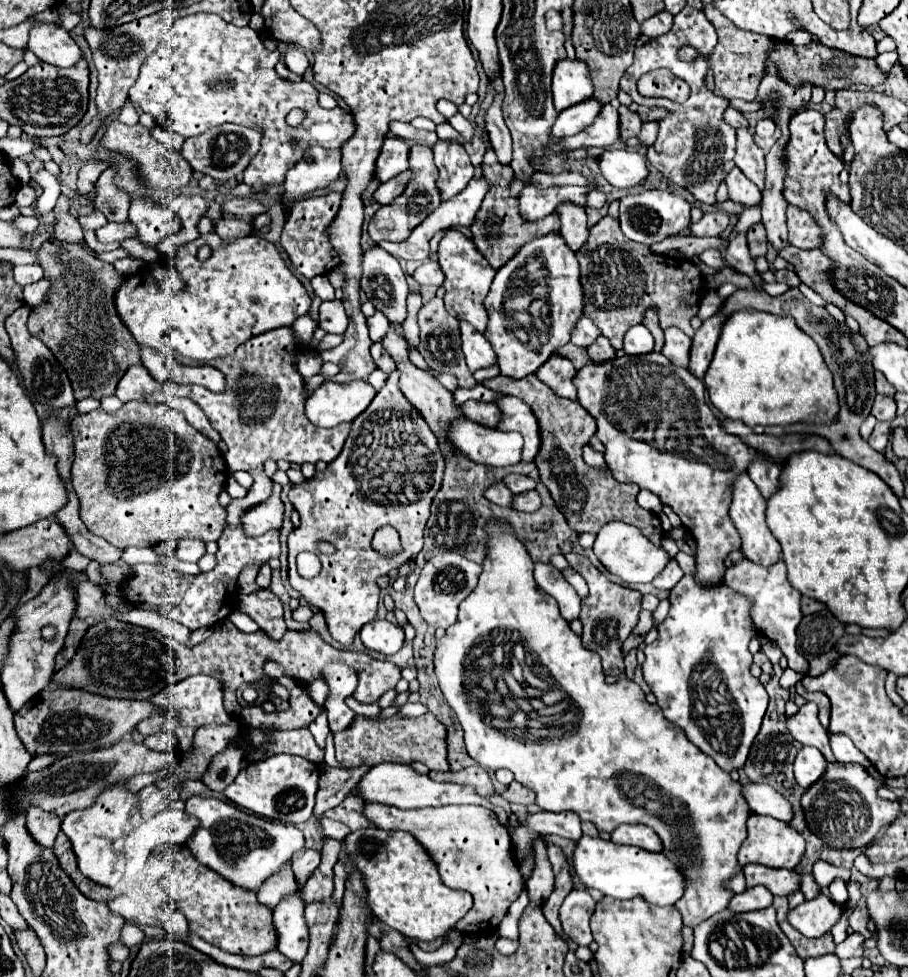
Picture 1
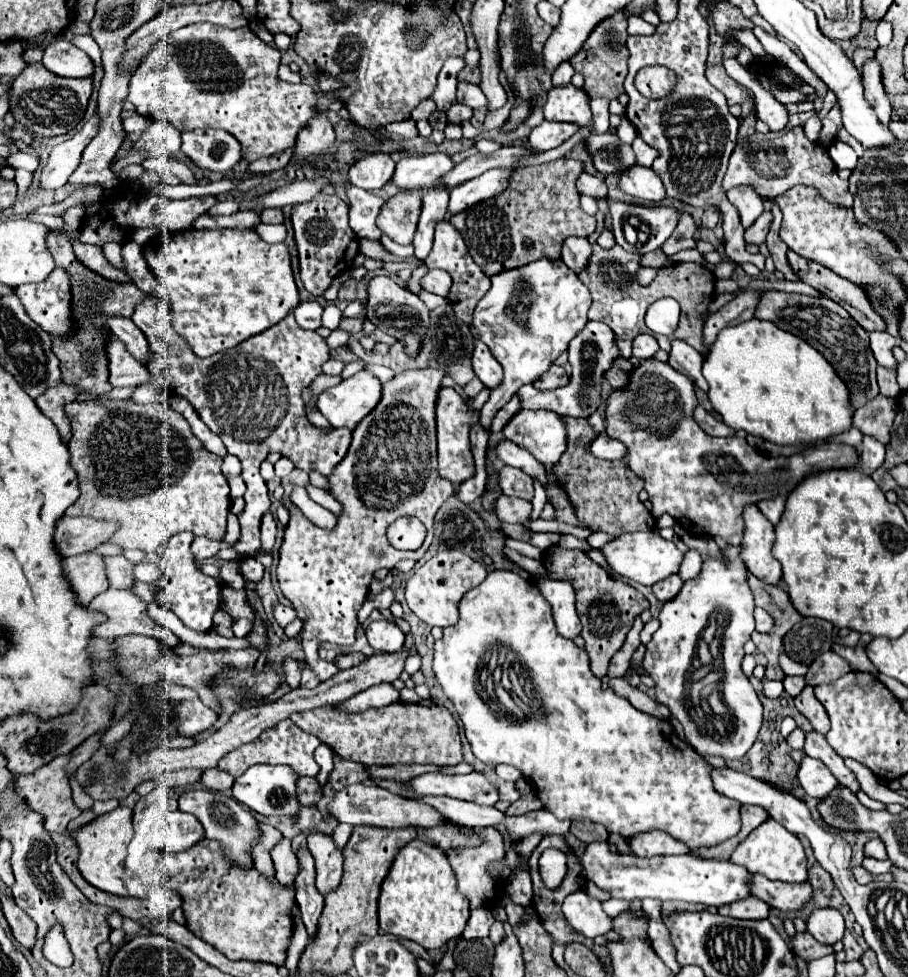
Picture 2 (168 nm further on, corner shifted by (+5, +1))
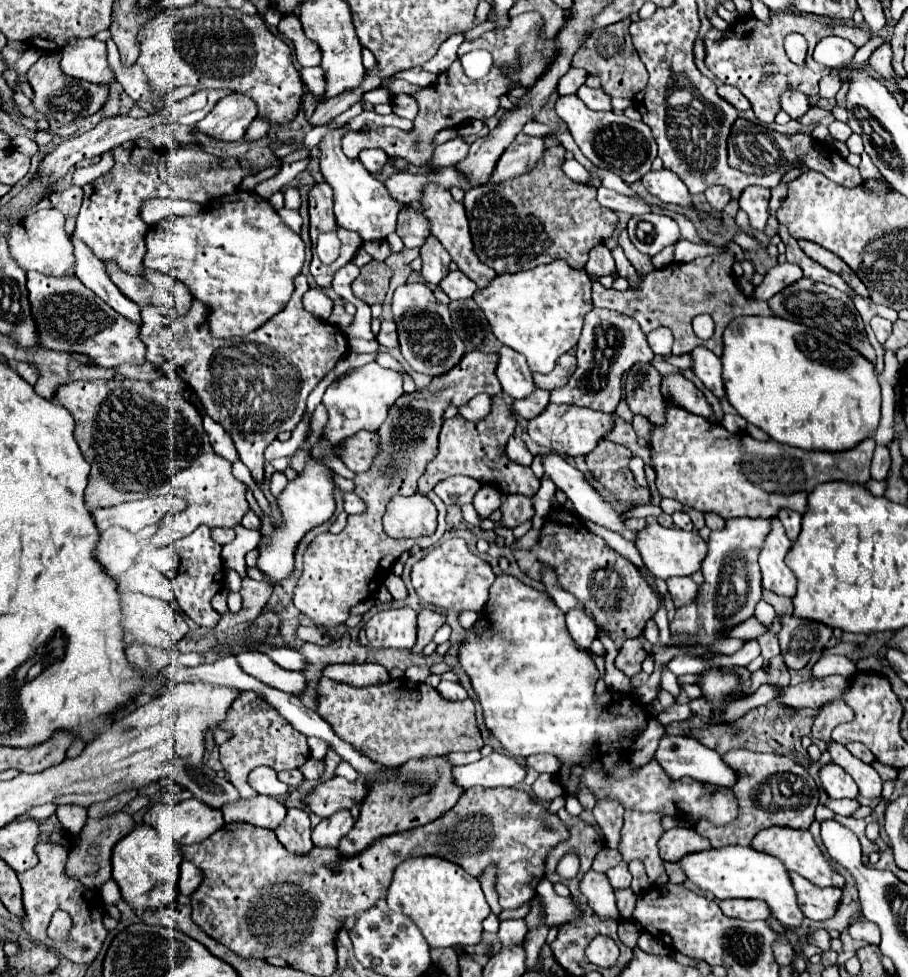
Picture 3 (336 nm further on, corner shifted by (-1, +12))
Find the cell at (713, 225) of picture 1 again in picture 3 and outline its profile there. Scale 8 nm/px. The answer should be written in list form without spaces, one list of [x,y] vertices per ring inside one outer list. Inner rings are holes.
[[[708,186],[708,190],[704,192],[708,204],[714,208],[714,210],[724,210],[724,206],[732,200],[730,196],[730,190],[724,188],[724,186]]]

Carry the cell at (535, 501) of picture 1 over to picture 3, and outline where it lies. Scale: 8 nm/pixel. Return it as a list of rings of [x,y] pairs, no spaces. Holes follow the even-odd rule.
[[[508,494],[500,506],[502,512],[502,526],[504,528],[516,528],[524,524],[526,520],[532,520],[534,516],[534,506],[528,498],[520,494]]]

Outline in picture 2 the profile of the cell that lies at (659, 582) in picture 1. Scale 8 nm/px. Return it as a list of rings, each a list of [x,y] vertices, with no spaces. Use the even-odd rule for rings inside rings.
[[[670,575],[670,577],[654,583],[652,591],[664,603],[664,601],[670,601],[674,597],[674,593],[680,591],[680,587],[682,587],[682,579],[678,575]]]

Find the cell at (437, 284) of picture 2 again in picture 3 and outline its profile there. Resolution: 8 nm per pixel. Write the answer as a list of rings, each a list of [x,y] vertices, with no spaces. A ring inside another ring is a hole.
[[[460,270],[450,272],[448,278],[440,282],[440,288],[450,296],[450,300],[464,300],[472,298],[472,294],[478,290],[478,286]]]

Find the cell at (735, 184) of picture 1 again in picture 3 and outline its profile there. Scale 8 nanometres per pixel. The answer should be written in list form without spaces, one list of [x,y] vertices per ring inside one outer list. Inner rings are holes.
[[[750,186],[740,196],[740,208],[748,214],[750,226],[754,230],[764,230],[768,222],[768,216],[770,216],[768,200],[770,200],[770,190],[762,186]]]

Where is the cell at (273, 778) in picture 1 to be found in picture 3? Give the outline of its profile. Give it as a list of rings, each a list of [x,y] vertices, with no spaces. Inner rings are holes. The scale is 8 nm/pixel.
[[[258,766],[256,770],[252,770],[252,774],[248,774],[248,784],[258,794],[266,794],[266,796],[274,796],[274,798],[288,794],[288,786],[284,782],[280,782],[276,772],[268,766]]]

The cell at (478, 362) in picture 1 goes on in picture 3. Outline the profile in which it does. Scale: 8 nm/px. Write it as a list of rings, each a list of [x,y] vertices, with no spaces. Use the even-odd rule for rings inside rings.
[[[502,346],[502,350],[498,352],[500,360],[498,360],[498,368],[496,368],[496,376],[500,380],[500,386],[506,394],[510,394],[514,400],[522,400],[528,398],[528,394],[532,394],[536,390],[532,372],[526,364],[526,358],[514,350],[510,350],[508,346]]]

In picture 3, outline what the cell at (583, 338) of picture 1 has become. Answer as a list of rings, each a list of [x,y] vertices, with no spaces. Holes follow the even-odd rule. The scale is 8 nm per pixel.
[[[592,308],[584,318],[582,336],[578,340],[578,368],[566,386],[552,392],[554,404],[576,404],[612,414],[622,398],[622,374],[636,362],[652,362],[654,352],[646,342],[640,324],[626,314],[604,308]]]

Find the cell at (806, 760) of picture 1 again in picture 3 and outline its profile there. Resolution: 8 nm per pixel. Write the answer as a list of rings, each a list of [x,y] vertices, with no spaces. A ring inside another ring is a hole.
[[[826,764],[820,770],[820,780],[830,798],[856,798],[858,786],[852,776],[836,764]]]

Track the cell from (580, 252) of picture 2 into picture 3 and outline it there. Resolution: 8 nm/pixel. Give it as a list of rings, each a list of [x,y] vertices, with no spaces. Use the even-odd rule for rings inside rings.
[[[600,244],[600,246],[594,246],[590,250],[590,260],[586,264],[586,272],[596,274],[596,276],[608,276],[608,274],[616,272],[614,258],[606,246]]]

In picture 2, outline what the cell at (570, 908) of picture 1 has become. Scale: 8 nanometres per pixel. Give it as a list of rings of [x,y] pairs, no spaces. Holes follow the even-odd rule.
[[[576,891],[570,893],[564,899],[562,905],[562,913],[566,917],[566,921],[570,921],[570,925],[584,937],[598,937],[610,931],[612,923],[610,917],[602,911],[602,905],[598,899],[588,897],[584,891]]]

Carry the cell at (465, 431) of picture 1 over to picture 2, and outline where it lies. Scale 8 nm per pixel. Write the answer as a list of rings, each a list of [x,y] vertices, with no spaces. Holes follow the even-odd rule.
[[[508,439],[498,441],[498,445],[496,445],[496,455],[498,455],[500,461],[504,461],[504,465],[518,467],[518,469],[522,469],[524,473],[528,473],[528,475],[532,475],[532,477],[538,477],[542,485],[548,483],[544,467],[542,467],[534,457],[530,457],[530,453],[528,453],[526,449],[510,443]]]

